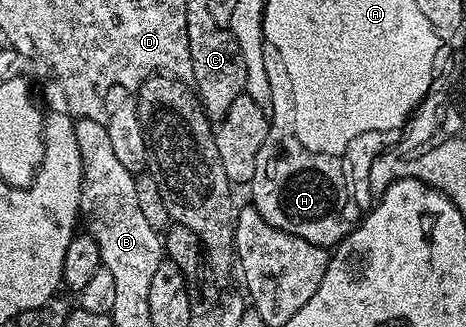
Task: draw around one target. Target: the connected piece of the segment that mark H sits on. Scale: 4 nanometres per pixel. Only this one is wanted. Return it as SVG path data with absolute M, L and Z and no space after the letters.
M282 72L272 73L269 92L273 92L273 108L269 111L271 127L265 136L265 144L261 144L261 152L257 152L257 172L253 172L253 180L249 183L249 190L251 190L251 198L249 198L250 205L255 206L257 212L261 212L261 216L265 216L265 220L269 220L269 224L273 228L281 228L293 236L301 236L301 240L309 240L309 244L317 244L324 248L334 248L343 241L345 236L349 236L349 232L355 230L355 227L359 225L365 211L372 205L373 195L371 193L371 185L369 184L369 168L371 167L371 163L370 161L364 160L364 162L351 162L348 166L342 166L339 160L327 160L324 161L327 162L324 166L303 166L303 158L306 159L308 157L308 152L301 143L295 140L295 109L293 108L293 96L291 95L289 76Z

